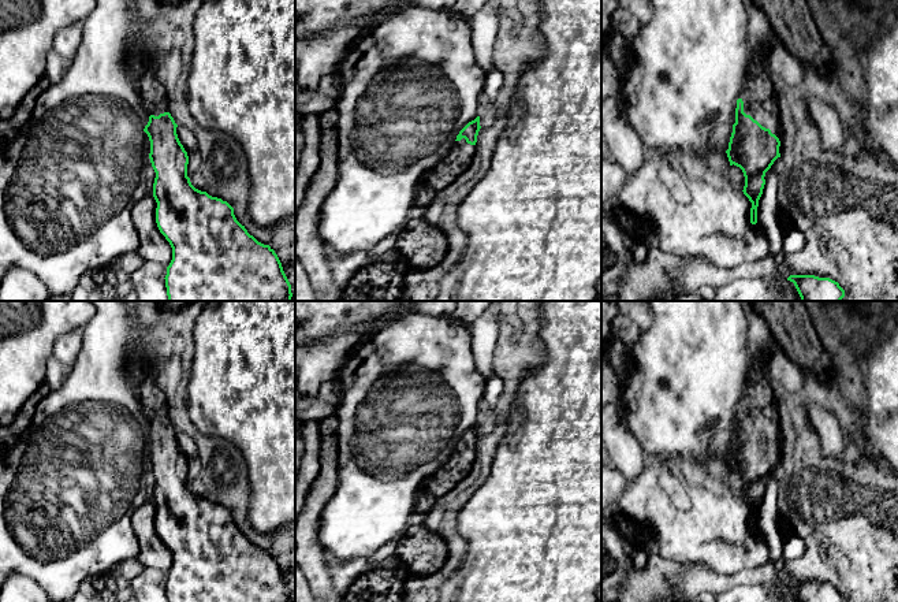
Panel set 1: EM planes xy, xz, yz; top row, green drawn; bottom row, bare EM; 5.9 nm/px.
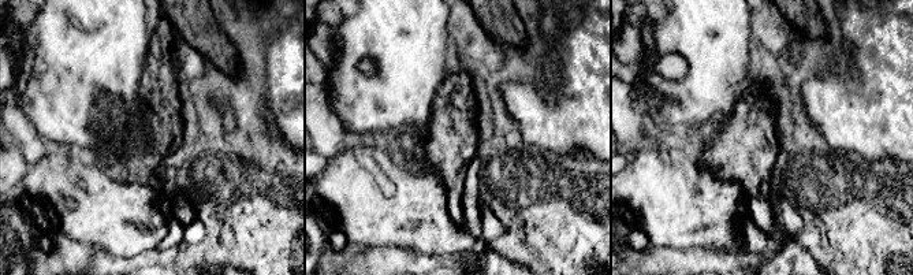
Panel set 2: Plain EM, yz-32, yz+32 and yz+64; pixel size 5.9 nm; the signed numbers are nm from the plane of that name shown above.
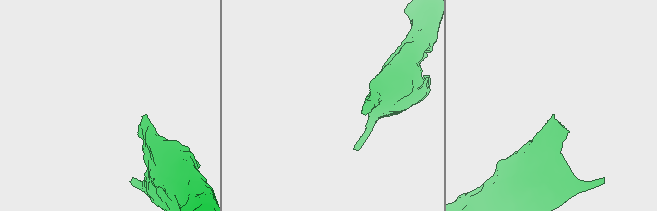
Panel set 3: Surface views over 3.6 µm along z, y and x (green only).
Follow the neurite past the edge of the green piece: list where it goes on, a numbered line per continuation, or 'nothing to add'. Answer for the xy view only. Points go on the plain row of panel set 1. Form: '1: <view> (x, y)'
1: xy (142, 374)

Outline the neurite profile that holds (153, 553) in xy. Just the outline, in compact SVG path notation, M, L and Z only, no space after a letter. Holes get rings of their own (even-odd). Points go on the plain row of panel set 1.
M146 502L137 508L131 516L131 527L139 545L135 558L145 568L154 568L168 573L172 566L172 554L157 534L156 514L154 503Z

